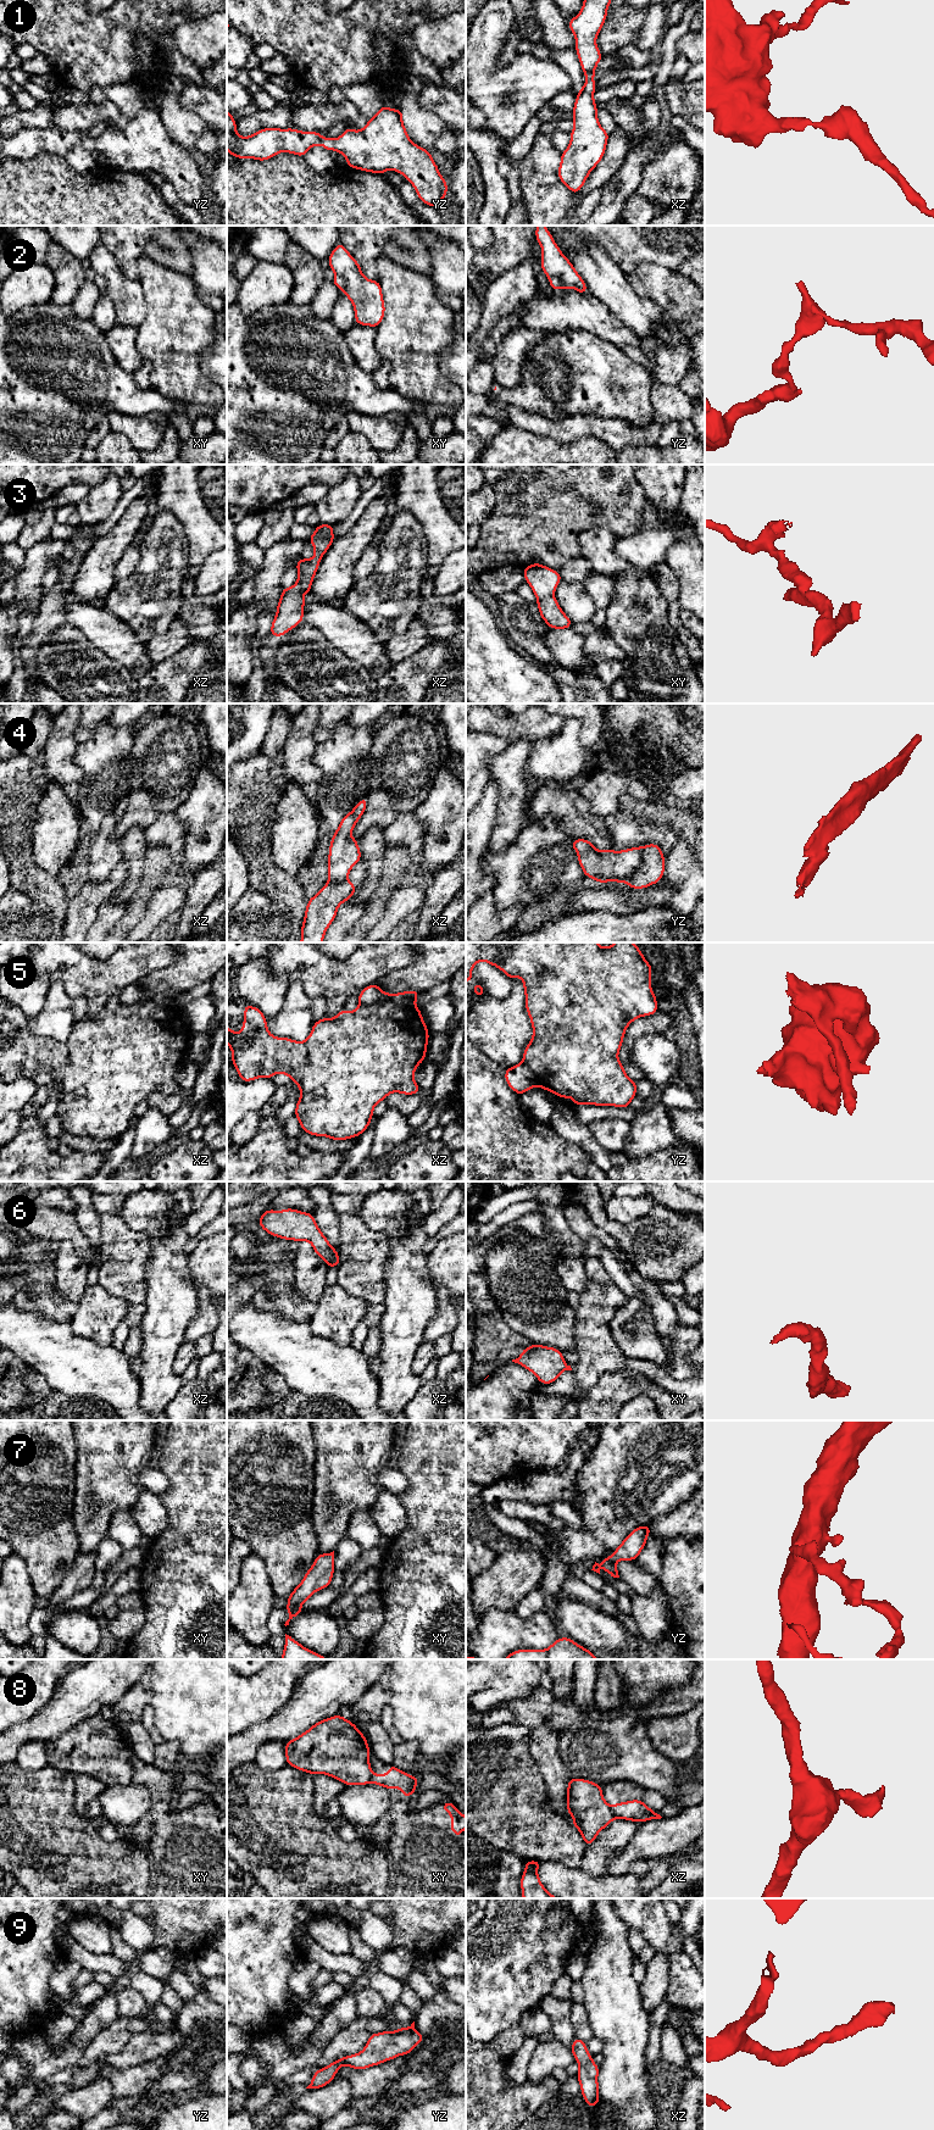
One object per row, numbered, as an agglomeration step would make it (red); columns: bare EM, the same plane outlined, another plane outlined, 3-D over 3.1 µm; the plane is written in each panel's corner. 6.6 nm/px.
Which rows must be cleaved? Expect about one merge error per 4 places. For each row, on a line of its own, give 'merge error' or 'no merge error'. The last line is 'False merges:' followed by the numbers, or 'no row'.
1: no merge error
2: merge error
3: merge error
4: merge error
5: merge error
6: no merge error
7: no merge error
8: merge error
9: no merge error
False merges: 2, 3, 4, 5, 8

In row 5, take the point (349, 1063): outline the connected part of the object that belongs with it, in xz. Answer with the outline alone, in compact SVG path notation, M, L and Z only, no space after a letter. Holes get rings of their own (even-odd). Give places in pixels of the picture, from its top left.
M394 1002L379 1005L358 1005L355 1011L341 1010L334 1018L323 1017L313 1022L312 1030L305 1041L273 1036L267 1028L267 1019L255 1006L244 1005L244 1023L238 1034L227 1027L227 1044L232 1050L232 1062L240 1081L257 1078L272 1079L283 1073L300 1089L301 1095L295 1107L300 1127L313 1136L327 1136L337 1141L360 1136L373 1118L376 1105L391 1092L415 1095L422 1089L413 1079L419 1063L426 1061L429 1033L422 1018L421 1008Z

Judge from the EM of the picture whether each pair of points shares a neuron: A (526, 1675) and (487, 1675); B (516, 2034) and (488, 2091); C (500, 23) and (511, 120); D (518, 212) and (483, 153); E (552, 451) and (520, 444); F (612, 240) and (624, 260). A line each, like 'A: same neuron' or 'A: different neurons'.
A: same neuron
B: same neuron
C: same neuron
D: different neurons
E: same neuron
F: same neuron

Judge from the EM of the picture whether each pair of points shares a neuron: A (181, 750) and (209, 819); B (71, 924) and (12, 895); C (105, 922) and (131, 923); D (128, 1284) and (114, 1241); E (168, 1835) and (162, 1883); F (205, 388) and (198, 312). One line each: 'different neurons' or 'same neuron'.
A: different neurons
B: different neurons
C: different neurons
D: same neuron
E: same neuron
F: same neuron

